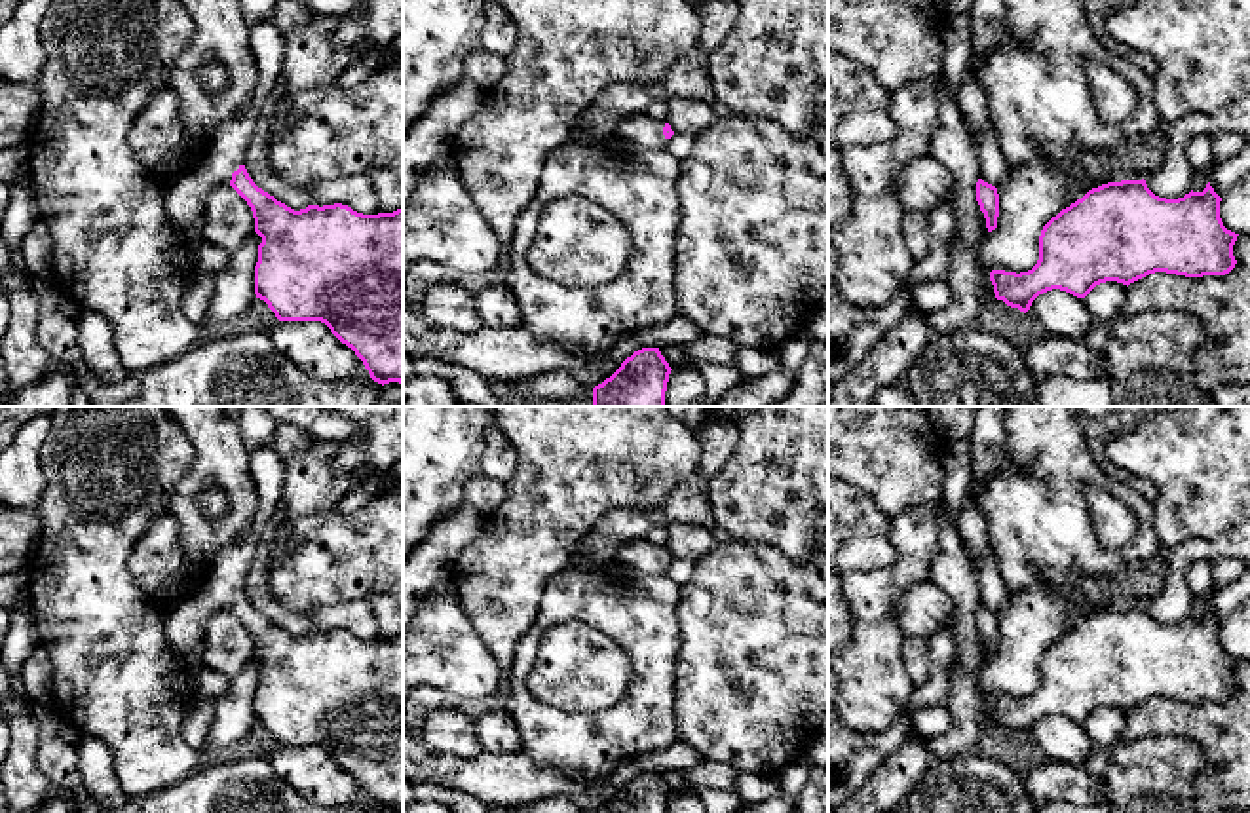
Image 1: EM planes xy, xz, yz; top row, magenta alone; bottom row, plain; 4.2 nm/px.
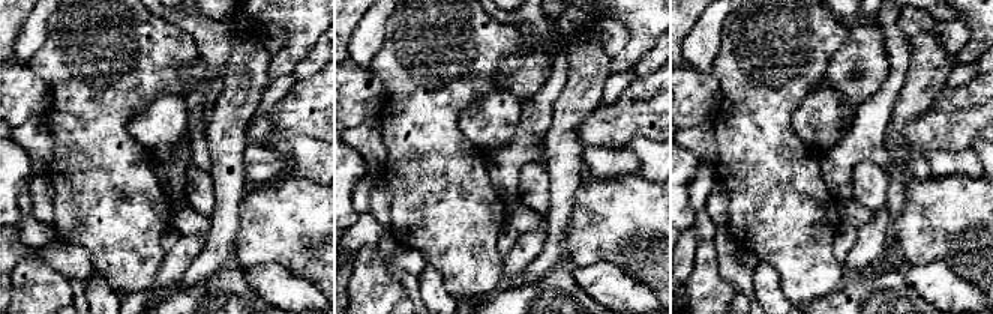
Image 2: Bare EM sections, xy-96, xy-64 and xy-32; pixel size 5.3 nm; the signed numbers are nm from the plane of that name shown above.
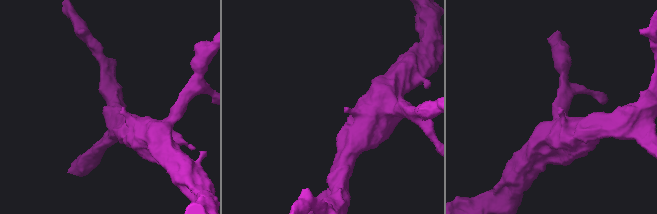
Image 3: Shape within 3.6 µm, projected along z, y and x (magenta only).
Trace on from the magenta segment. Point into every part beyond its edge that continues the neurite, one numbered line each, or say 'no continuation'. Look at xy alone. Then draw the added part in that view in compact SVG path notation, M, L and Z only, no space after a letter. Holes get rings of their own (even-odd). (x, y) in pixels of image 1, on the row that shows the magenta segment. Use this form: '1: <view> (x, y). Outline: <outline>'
1: xy (185, 196). Outline: M239 0L258 68L251 101L239 114L213 131L211 142L188 171L165 184L165 213L177 232L188 239L201 230L207 194L217 186L230 186L232 173L245 163L260 108L279 78L285 34L274 23L275 2Z

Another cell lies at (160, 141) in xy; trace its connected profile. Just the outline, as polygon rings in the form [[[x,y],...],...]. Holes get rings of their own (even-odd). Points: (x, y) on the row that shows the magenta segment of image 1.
[[[161,87],[141,110],[127,133],[127,144],[141,165],[156,177],[192,165],[199,152],[171,87]]]

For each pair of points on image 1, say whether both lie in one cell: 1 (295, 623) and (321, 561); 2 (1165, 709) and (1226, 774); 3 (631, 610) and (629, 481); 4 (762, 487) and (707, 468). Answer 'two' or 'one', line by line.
1: two
2: one
3: two
4: two

